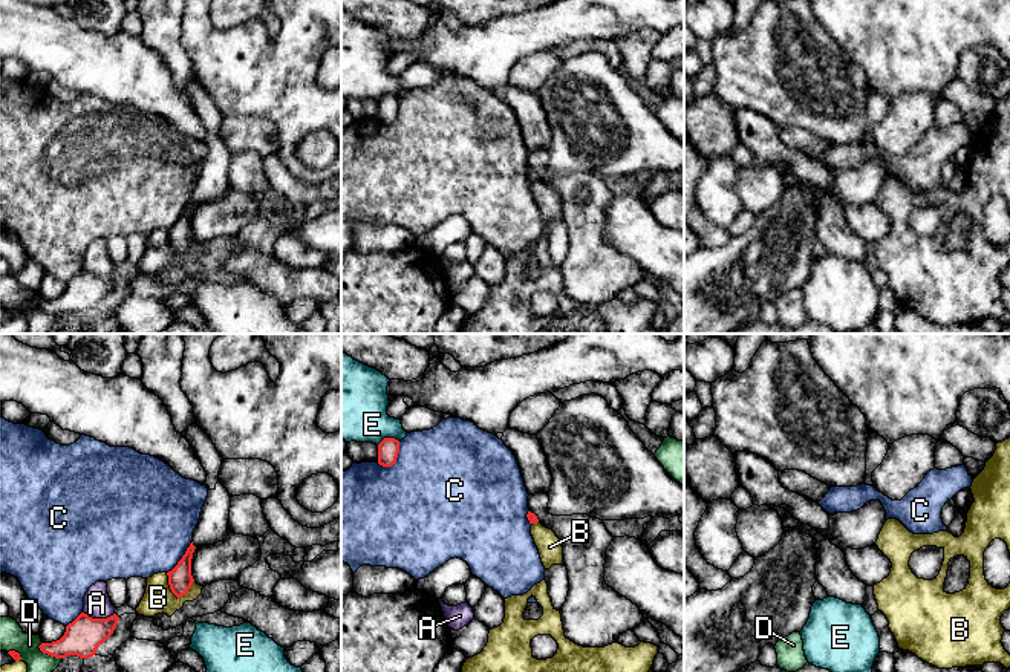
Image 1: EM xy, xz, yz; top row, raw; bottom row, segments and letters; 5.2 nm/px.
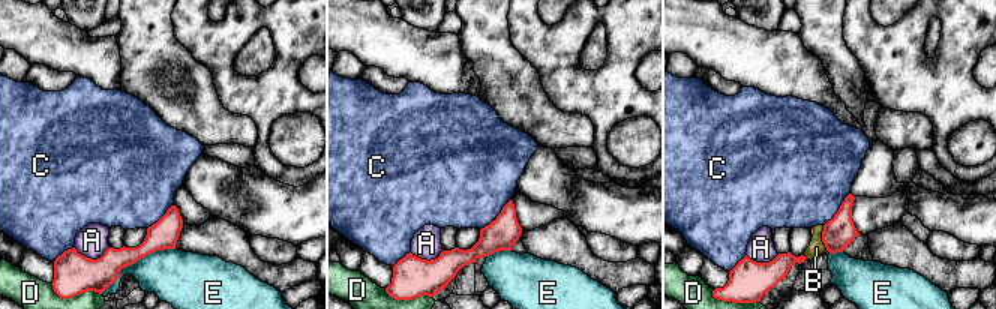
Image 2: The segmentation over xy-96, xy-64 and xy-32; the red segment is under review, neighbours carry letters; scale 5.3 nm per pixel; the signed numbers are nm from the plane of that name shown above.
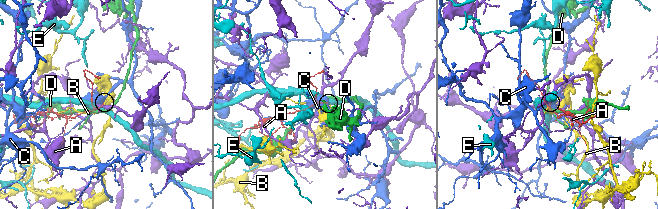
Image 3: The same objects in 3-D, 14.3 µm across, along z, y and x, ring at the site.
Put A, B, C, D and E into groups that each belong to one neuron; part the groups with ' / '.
A / B / C / D / E

